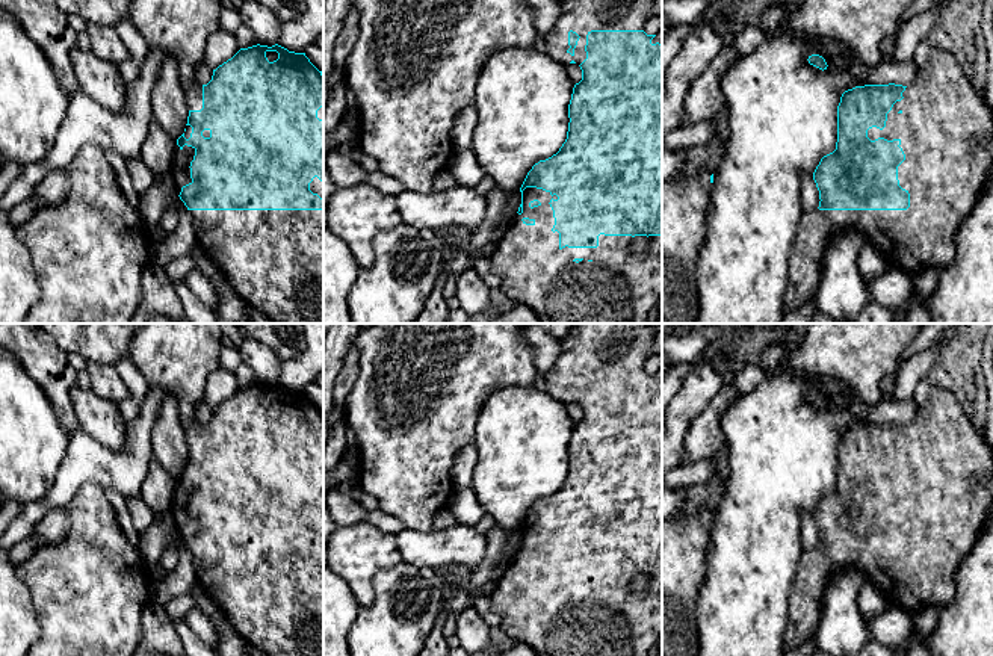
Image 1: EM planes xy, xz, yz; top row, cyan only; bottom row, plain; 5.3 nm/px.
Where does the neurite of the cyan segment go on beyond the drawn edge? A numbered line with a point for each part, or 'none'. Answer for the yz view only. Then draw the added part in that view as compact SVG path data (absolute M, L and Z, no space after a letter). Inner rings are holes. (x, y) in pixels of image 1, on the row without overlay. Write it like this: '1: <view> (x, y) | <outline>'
1: yz (946, 464) | M933 387L930 401L887 452L883 469L872 466L868 476L899 478L905 499L898 505L899 524L910 532L907 549L810 549L804 550L790 591L790 620L783 651L801 647L819 629L825 591L831 579L849 568L865 576L886 602L910 612L946 606L955 596L955 573L979 544L993 512L993 447L966 416L955 393Z

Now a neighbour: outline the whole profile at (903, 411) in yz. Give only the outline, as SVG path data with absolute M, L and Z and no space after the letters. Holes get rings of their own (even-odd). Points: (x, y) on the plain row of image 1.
M812 378L815 382L825 382L831 385L839 395L845 396L851 407L852 413L855 416L857 425L865 425L865 423L902 423L907 425L913 420L914 413L916 413L916 404L913 398L908 399L896 399L890 402L880 402L874 408L866 408L860 399L857 398L849 398L846 395L845 385L830 379L830 378Z

